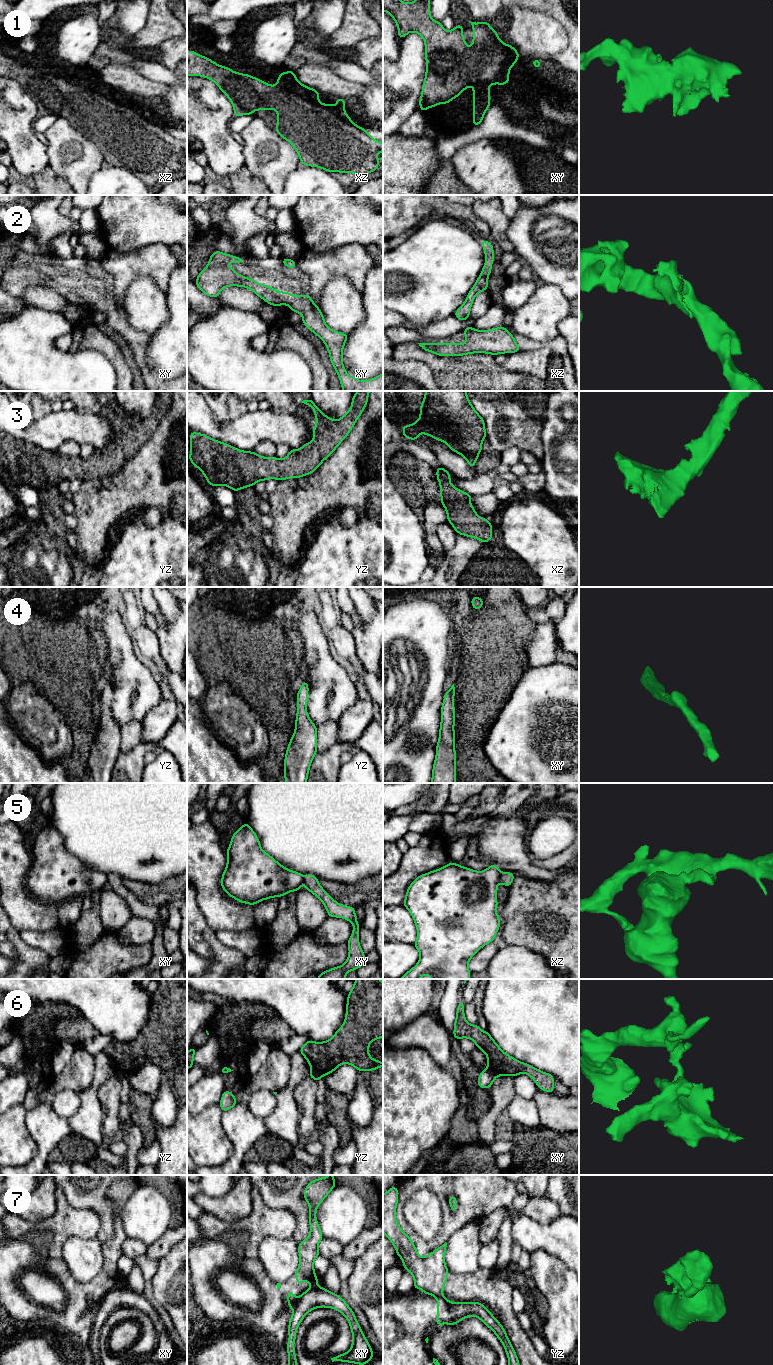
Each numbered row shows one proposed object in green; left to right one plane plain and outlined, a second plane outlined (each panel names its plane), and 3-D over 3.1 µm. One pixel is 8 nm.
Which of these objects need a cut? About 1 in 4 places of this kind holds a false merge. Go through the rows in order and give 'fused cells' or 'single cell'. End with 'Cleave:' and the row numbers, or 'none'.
1: single cell
2: single cell
3: single cell
4: single cell
5: fused cells
6: fused cells
7: fused cells
Cleave: 5, 6, 7

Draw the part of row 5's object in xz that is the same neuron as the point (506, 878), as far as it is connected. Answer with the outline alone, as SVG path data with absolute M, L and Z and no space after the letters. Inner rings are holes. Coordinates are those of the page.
M503 872L500 875L499 882L502 883L503 885L505 885L505 886L510 887L510 885L513 882L514 877L515 877L515 875L513 873Z

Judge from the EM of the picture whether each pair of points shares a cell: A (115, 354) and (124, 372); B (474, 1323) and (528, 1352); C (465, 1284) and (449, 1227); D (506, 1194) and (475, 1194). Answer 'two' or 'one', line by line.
A: one
B: two
C: two
D: one

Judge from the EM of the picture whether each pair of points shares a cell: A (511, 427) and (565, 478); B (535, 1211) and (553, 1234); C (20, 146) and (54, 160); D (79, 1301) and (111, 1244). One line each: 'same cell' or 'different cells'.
A: different cells
B: different cells
C: different cells
D: same cell

